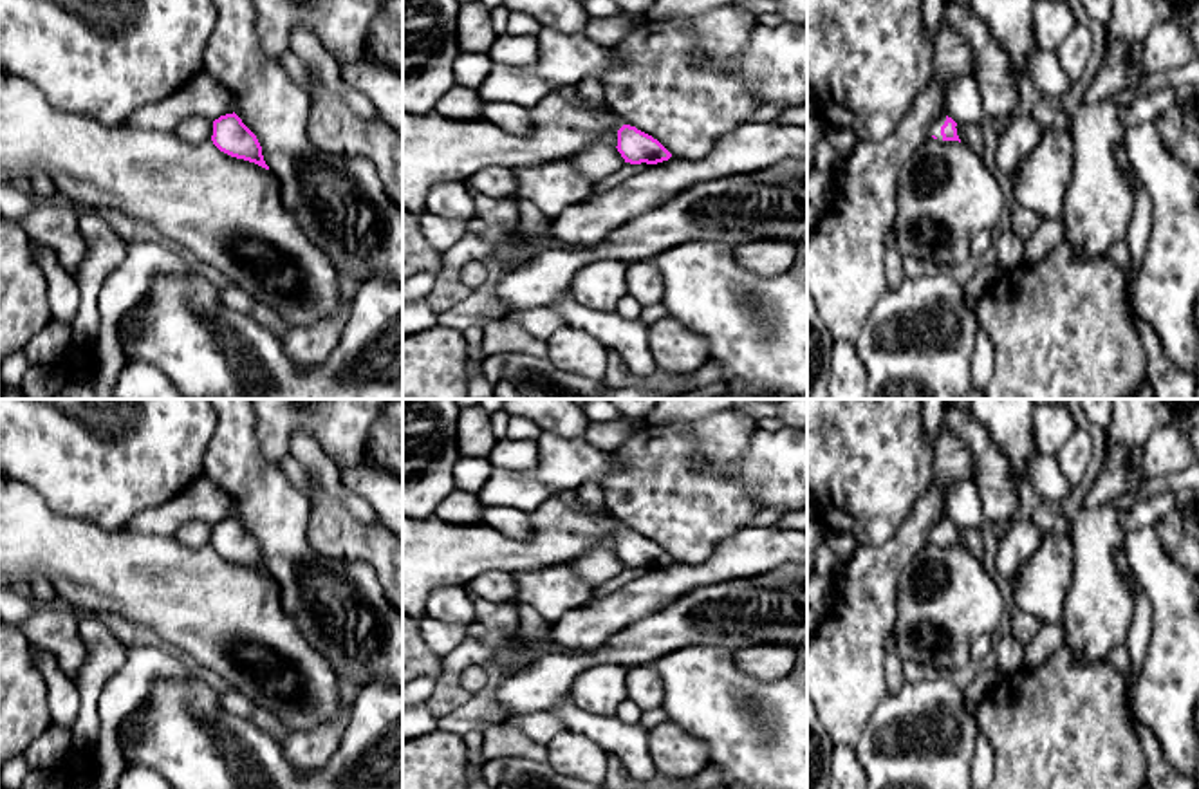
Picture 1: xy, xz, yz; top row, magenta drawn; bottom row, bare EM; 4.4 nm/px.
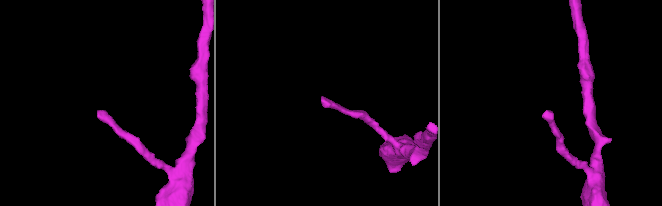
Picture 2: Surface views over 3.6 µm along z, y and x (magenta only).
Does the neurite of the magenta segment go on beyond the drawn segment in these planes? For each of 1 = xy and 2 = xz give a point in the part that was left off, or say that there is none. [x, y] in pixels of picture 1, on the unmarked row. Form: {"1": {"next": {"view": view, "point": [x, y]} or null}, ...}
{"1": {"next": null}, "2": {"next": null}}

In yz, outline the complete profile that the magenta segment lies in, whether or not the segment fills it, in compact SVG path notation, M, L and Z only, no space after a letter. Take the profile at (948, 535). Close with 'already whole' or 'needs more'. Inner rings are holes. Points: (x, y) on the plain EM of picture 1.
M948 520L941 522L941 524L935 524L930 531L932 542L943 543L943 545L959 545L961 547L955 531L957 531L957 527Z; needs more

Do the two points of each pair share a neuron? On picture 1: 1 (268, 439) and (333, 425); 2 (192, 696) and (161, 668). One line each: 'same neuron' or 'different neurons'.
1: same neuron
2: different neurons

